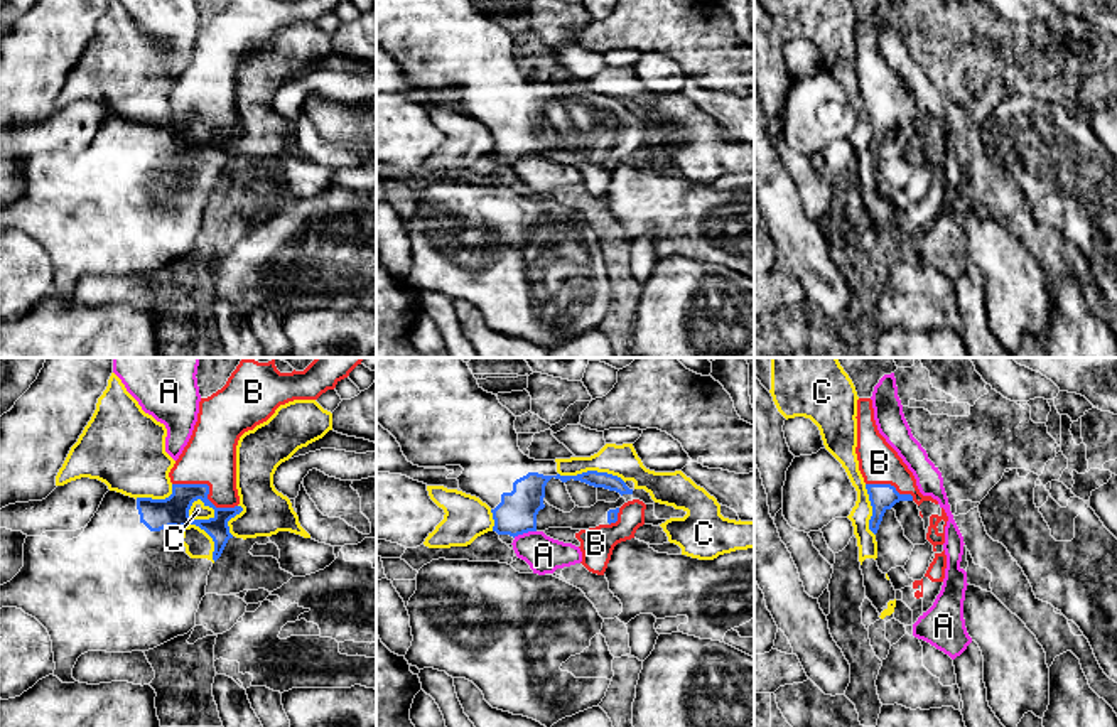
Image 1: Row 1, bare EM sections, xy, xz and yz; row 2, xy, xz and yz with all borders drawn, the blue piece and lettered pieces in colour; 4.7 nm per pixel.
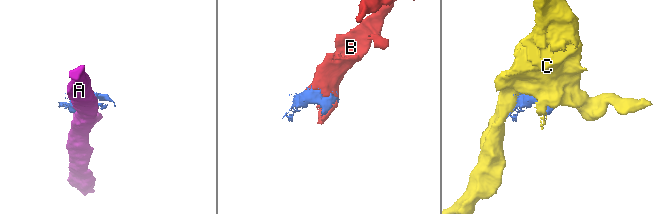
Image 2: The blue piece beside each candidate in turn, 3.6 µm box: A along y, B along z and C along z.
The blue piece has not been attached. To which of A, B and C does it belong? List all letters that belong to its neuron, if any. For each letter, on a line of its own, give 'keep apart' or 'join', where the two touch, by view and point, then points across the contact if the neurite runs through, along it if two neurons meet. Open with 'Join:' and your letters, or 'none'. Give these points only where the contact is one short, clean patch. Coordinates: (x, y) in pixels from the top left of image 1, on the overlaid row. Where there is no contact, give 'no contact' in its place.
Join: B
A: keep apart; contact xz (523, 532); border xz (535, 530), (513, 537)
B: join; contact xy (208, 490)
C: keep apart; contact xy (199, 520)

